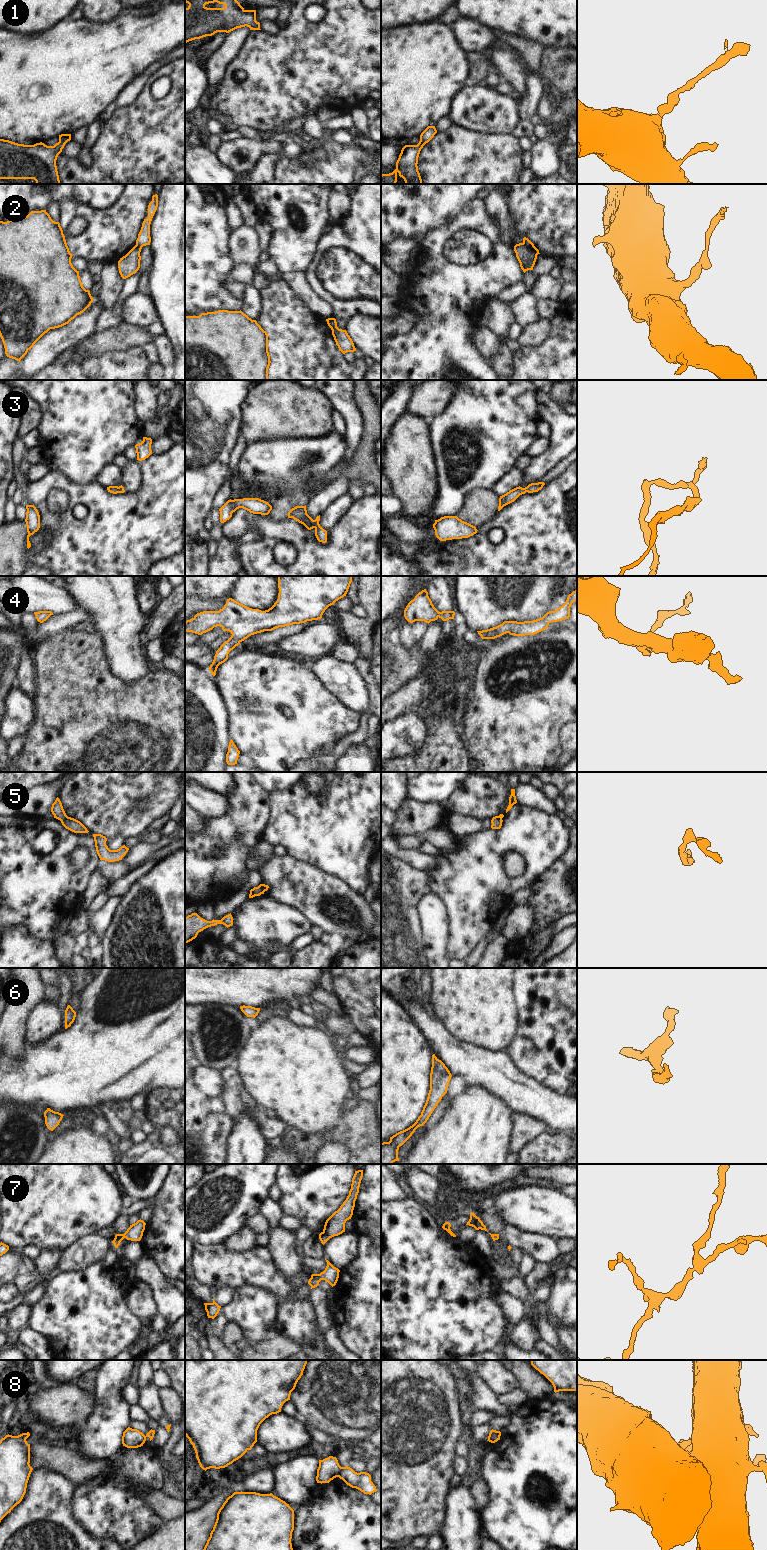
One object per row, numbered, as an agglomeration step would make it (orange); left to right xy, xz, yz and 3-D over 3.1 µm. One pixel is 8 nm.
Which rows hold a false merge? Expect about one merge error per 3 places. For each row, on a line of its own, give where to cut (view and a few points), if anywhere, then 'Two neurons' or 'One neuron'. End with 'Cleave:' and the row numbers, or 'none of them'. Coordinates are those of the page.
1: No split. One neuron
2: Split along yz (523, 242), (537, 254). Two neurons
3: No split. One neuron
4: No split. One neuron
5: No split. One neuron
6: No split. One neuron
7: No split. One neuron
8: Split along xz (341, 1467), (338, 1476). Two neurons
Cleave: 2, 8

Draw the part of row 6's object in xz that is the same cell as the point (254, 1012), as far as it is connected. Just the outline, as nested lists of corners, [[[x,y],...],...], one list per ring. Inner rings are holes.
[[[245,1005],[240,1006],[240,1009],[247,1017],[253,1017],[253,1018],[255,1018],[260,1011],[260,1008]]]

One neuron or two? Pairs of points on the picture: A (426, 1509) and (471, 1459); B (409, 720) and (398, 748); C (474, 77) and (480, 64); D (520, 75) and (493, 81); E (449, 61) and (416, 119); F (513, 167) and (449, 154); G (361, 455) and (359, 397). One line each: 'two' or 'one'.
A: two
B: one
C: one
D: two
E: one
F: one
G: one

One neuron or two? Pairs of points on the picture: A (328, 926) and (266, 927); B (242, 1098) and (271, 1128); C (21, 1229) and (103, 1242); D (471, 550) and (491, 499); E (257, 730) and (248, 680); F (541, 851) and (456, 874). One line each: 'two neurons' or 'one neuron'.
A: two neurons
B: one neuron
C: two neurons
D: two neurons
E: one neuron
F: one neuron

